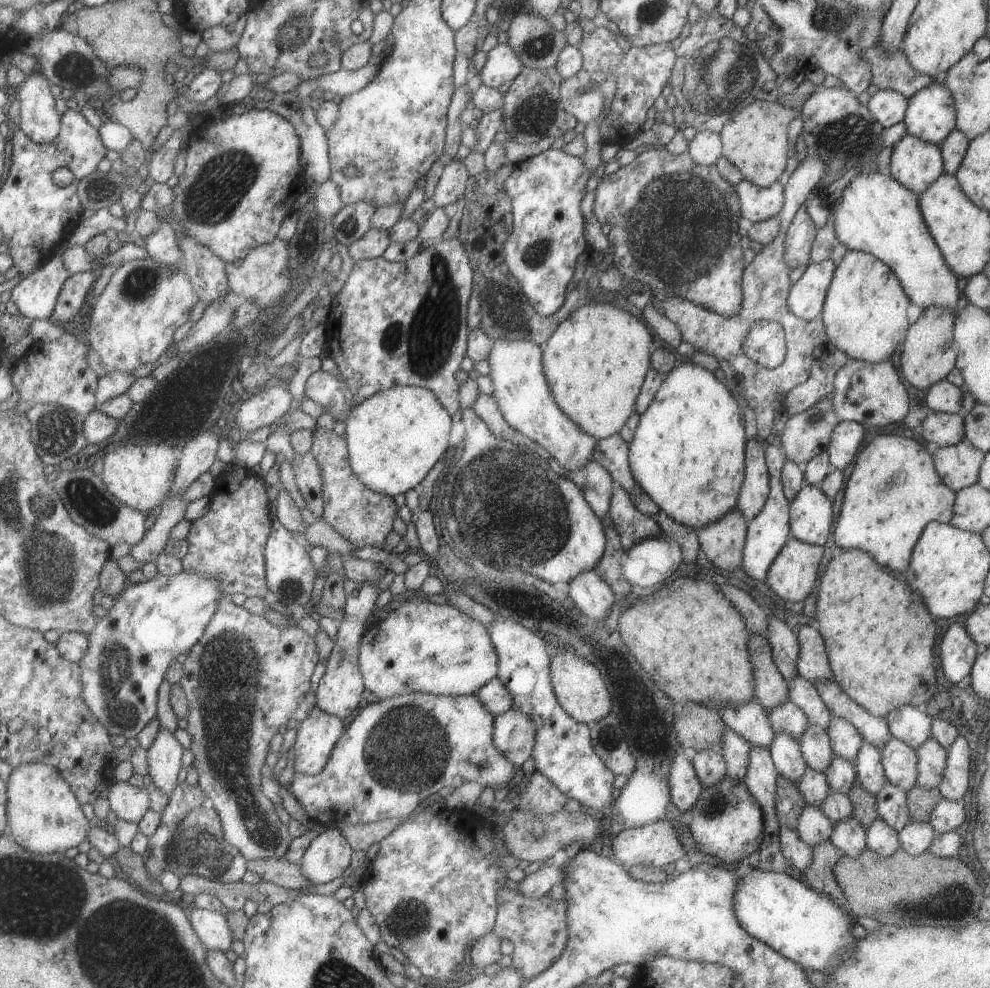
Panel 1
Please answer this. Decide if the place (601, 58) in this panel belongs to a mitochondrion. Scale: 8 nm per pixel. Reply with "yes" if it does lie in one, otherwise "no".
no

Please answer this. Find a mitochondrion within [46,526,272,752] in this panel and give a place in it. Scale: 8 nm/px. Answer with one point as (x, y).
(115, 665)

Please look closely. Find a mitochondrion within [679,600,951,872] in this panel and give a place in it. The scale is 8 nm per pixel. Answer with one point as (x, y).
(718, 803)

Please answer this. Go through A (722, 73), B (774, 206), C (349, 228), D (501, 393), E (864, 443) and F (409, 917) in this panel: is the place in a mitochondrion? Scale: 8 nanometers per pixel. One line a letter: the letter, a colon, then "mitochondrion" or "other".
A: mitochondrion
B: other
C: mitochondrion
D: other
E: other
F: mitochondrion

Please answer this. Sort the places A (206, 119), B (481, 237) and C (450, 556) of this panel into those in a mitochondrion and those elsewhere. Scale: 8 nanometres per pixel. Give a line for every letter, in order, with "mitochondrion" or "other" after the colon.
A: other
B: other
C: mitochondrion

